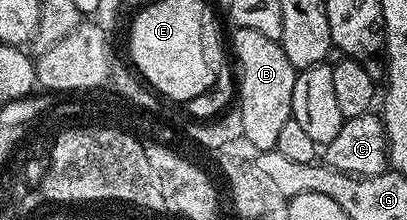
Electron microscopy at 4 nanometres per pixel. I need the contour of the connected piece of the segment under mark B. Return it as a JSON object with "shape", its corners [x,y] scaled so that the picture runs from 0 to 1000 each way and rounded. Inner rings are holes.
{"shape":[[[580,127],[572,159],[572,250],[582,264],[582,359],[592,382],[582,414],[592,427],[587,491],[597,532],[600,645],[612,645],[624,668],[624,691],[673,682],[686,641],[686,605],[695,568],[705,568],[720,514],[715,477],[715,423],[725,423],[725,368],[732,318],[705,277],[705,241],[695,241],[688,191],[666,168],[646,168],[646,150],[627,150],[627,132]]]}

